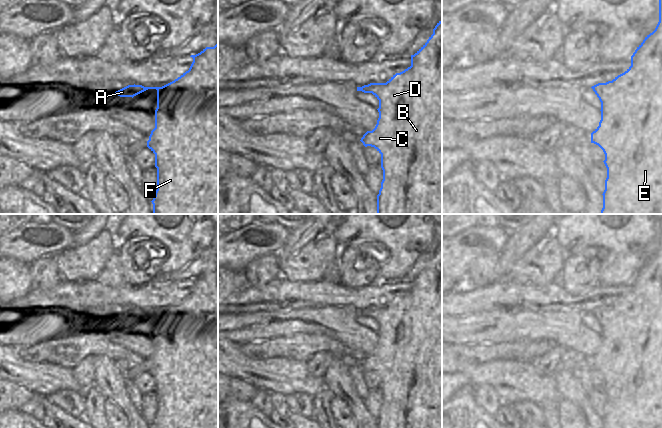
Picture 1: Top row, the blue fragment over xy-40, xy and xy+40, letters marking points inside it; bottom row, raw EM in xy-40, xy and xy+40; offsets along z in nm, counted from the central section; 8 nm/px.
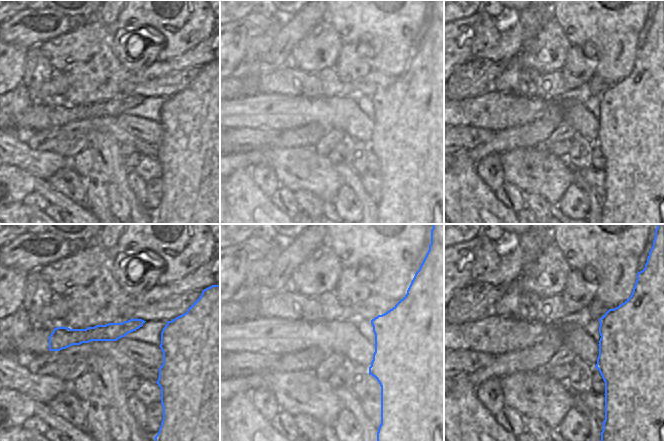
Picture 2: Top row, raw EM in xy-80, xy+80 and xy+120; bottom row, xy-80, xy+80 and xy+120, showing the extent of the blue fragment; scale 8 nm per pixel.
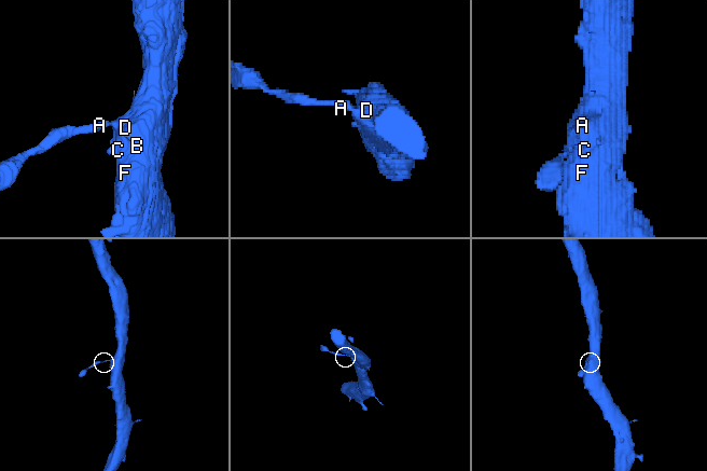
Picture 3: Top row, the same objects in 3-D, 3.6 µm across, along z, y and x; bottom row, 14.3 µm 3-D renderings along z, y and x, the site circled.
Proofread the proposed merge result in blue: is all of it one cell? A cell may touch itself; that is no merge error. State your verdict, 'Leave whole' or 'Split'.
Leave whole.

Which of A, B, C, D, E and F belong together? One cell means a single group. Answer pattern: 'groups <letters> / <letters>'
groups A B C D E F

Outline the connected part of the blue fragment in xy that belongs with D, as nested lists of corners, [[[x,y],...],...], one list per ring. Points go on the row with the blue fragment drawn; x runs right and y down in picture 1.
[[[442,19],[427,42],[411,55],[410,67],[386,83],[370,83],[357,87],[357,91],[372,93],[379,100],[377,124],[360,140],[381,154],[383,180],[377,195],[377,214],[442,214]]]

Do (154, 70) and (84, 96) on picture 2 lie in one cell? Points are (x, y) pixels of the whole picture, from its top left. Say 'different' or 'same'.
same

